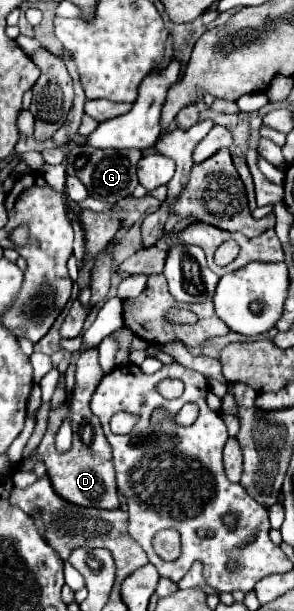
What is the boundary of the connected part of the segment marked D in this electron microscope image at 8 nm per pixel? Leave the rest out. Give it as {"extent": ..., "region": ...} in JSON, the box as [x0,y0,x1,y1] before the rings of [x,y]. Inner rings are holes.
{"extent":[38,349,120,509],"region":[[[90,349],[90,351],[80,353],[80,357],[76,359],[76,385],[74,385],[70,403],[64,403],[56,411],[50,413],[48,431],[42,439],[42,443],[38,445],[38,453],[46,463],[54,491],[58,491],[58,495],[62,495],[66,501],[80,505],[80,507],[118,509],[120,499],[118,499],[118,489],[116,489],[116,479],[114,479],[112,449],[102,433],[100,421],[90,411],[90,399],[92,399],[92,393],[96,391],[100,379],[102,379],[102,369],[98,365],[98,351]],[[66,417],[70,417],[74,437],[72,437],[72,447],[66,453],[60,453],[60,451],[56,451],[54,437],[58,433],[60,423]]]}

